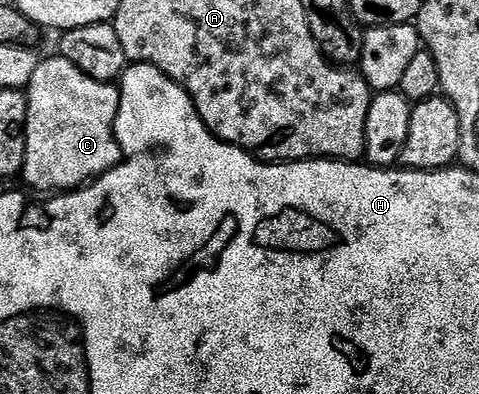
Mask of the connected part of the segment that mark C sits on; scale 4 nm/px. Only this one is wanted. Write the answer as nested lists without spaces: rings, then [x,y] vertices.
[[[59,57],[41,58],[26,88],[25,159],[22,178],[44,193],[79,189],[100,178],[122,161],[116,140],[120,89],[116,83],[94,81],[78,65]]]

